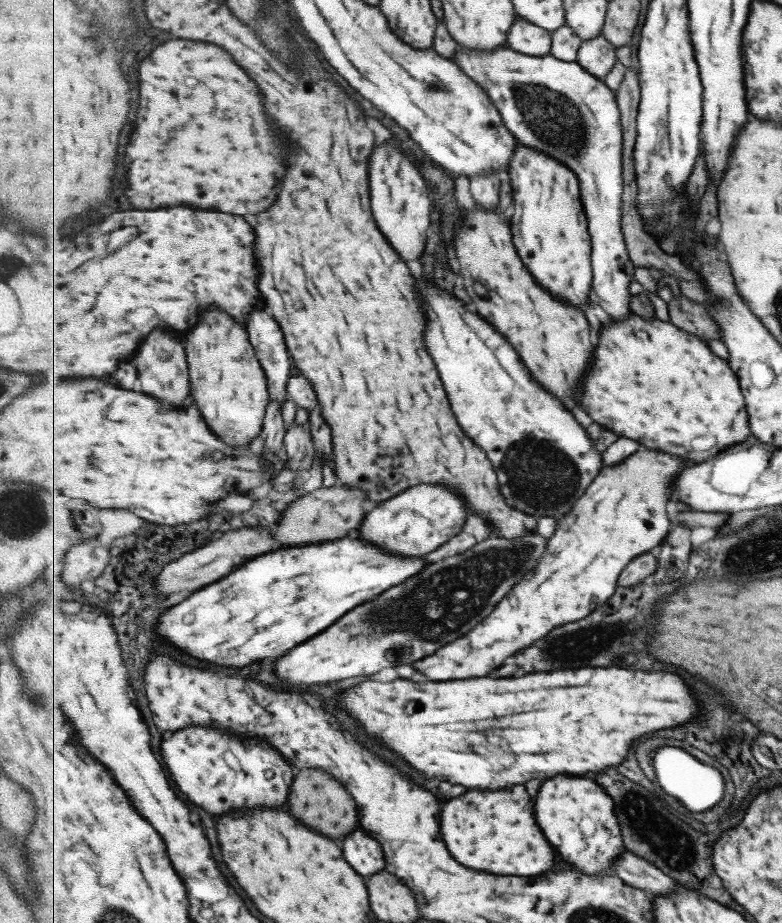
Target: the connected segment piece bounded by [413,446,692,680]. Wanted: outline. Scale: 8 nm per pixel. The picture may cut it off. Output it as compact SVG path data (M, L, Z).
M642 446L624 462L603 467L598 478L586 490L586 494L557 521L555 532L547 544L547 552L541 556L541 562L531 572L527 572L523 580L515 584L511 592L495 607L494 612L465 636L445 644L441 650L427 656L427 660L421 660L419 664L415 662L413 668L433 680L488 676L491 670L499 668L511 654L531 647L557 627L589 616L617 592L620 585L619 576L626 570L627 565L643 553L657 551L666 539L673 526L668 512L673 503L673 484L679 474L691 465L679 455Z

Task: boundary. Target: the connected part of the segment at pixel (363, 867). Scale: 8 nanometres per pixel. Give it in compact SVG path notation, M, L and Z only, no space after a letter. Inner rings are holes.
M359 827L340 842L344 856L351 866L365 877L386 868L386 856L382 844Z

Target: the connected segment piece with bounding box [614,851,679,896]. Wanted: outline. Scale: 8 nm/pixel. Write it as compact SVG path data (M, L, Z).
M623 851L622 858L615 863L614 875L635 888L649 892L651 896L669 895L679 887L677 882L657 868L657 865L631 851Z

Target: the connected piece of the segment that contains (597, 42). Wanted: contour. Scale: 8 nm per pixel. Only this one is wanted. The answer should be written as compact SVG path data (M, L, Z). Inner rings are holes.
M601 32L599 37L585 39L579 48L577 62L593 76L603 79L617 62L616 46Z

